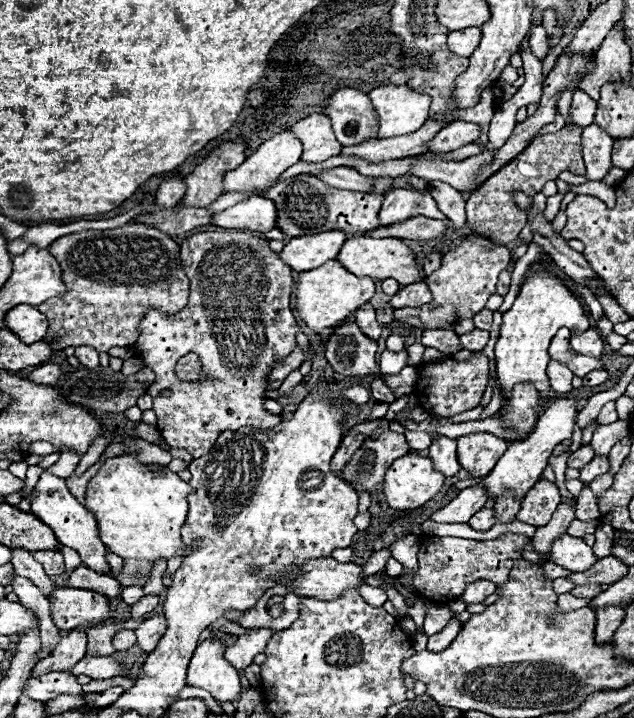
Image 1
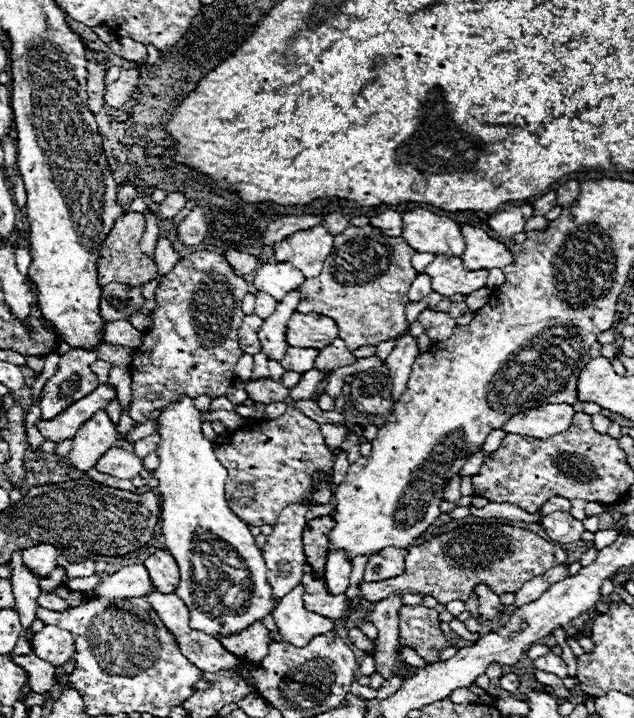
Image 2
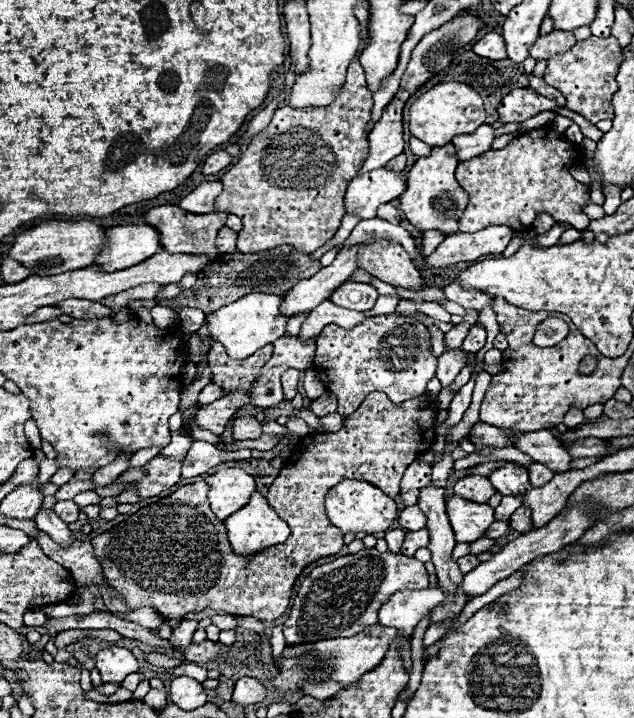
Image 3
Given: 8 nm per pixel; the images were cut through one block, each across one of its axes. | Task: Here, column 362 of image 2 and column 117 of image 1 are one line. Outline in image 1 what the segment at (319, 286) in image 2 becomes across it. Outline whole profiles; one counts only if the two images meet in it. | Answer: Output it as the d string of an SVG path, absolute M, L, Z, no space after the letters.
M124 224L124 226L112 228L112 230L74 232L74 234L66 234L66 236L60 236L58 240L54 240L48 246L48 250L58 260L62 280L66 284L66 294L50 298L50 300L46 300L38 306L38 310L48 318L48 334L44 336L44 340L52 340L52 348L56 348L56 350L64 350L68 346L92 346L98 352L108 352L114 346L132 346L140 336L140 316L144 316L150 310L158 310L162 314L176 314L180 308L184 308L188 304L188 278L186 278L186 274L182 270L182 264L180 264L180 246L178 246L176 240L172 240L168 234L158 232L156 228L148 228L144 224Z

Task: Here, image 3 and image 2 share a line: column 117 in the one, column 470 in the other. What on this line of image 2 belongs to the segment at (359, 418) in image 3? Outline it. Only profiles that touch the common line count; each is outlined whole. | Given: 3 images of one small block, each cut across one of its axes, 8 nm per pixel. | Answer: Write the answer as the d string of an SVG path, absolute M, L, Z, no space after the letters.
M468 524L448 534L436 536L420 546L412 546L406 556L404 576L380 580L380 584L360 582L360 596L368 602L380 602L390 594L424 594L434 596L438 602L468 600L476 584L488 584L498 596L504 592L518 592L532 576L544 574L556 564L568 566L568 554L558 544L550 544L538 534L506 524Z

